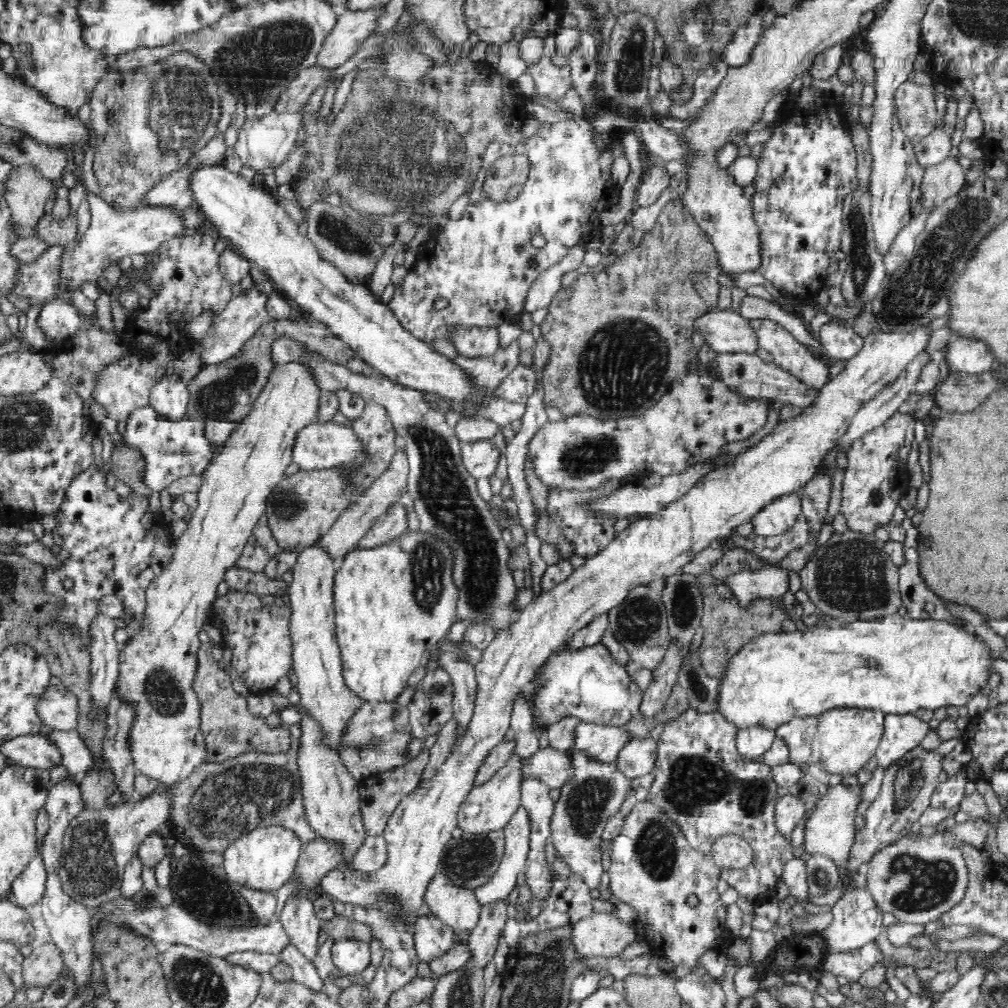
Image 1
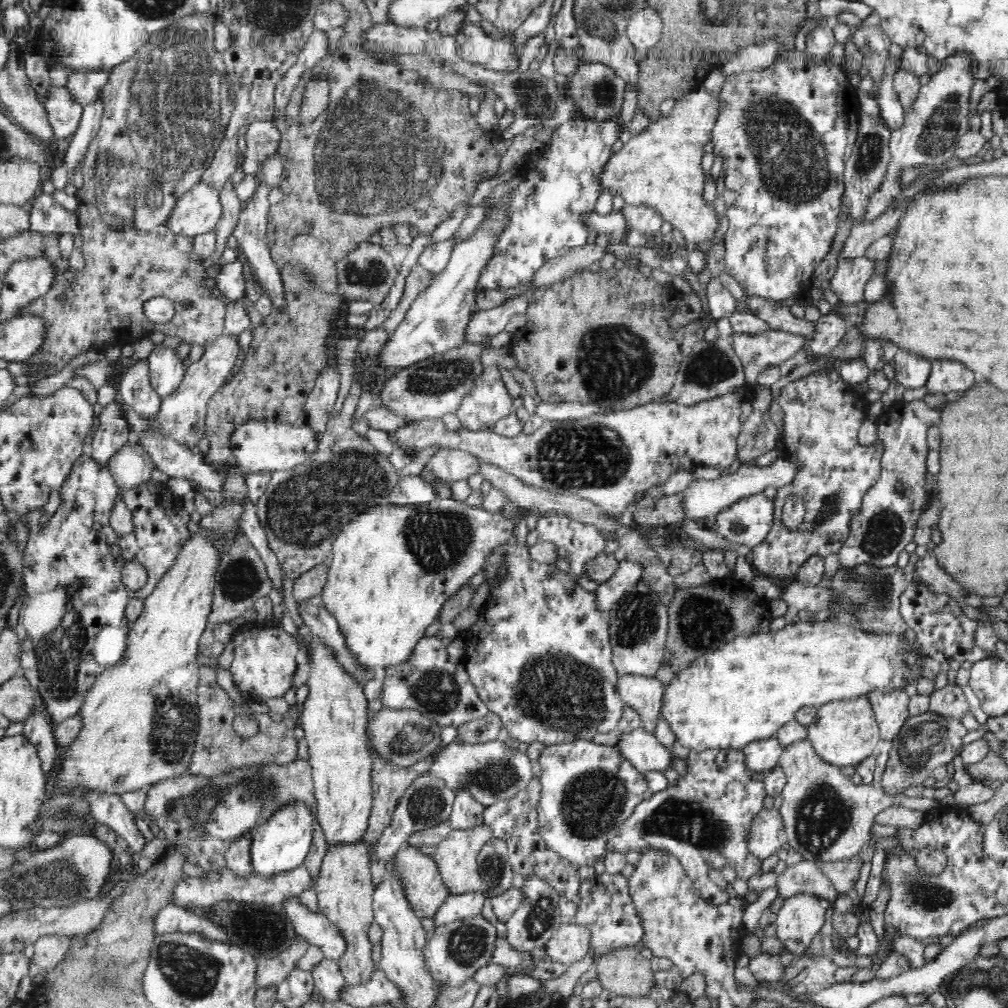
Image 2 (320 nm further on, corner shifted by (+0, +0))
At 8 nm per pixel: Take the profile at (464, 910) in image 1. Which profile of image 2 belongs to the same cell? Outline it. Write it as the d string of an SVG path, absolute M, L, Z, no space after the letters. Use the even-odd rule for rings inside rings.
M404 846L396 856L398 872L405 881L405 890L416 915L434 919L451 896L435 858L412 846Z

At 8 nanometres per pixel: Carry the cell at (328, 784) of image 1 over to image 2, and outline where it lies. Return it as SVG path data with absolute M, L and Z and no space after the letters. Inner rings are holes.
M364 840L358 842L330 843L326 856L318 870L316 895L318 895L319 912L332 924L338 926L348 943L346 954L338 961L346 985L364 984L370 980L378 965L371 958L371 942L367 932L374 922L372 896L374 891L371 872L371 850Z

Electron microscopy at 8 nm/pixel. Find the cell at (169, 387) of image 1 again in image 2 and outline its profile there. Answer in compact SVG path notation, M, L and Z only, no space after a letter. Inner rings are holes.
M165 346L155 348L148 359L149 376L152 389L160 399L170 397L185 378L186 368L176 350Z

